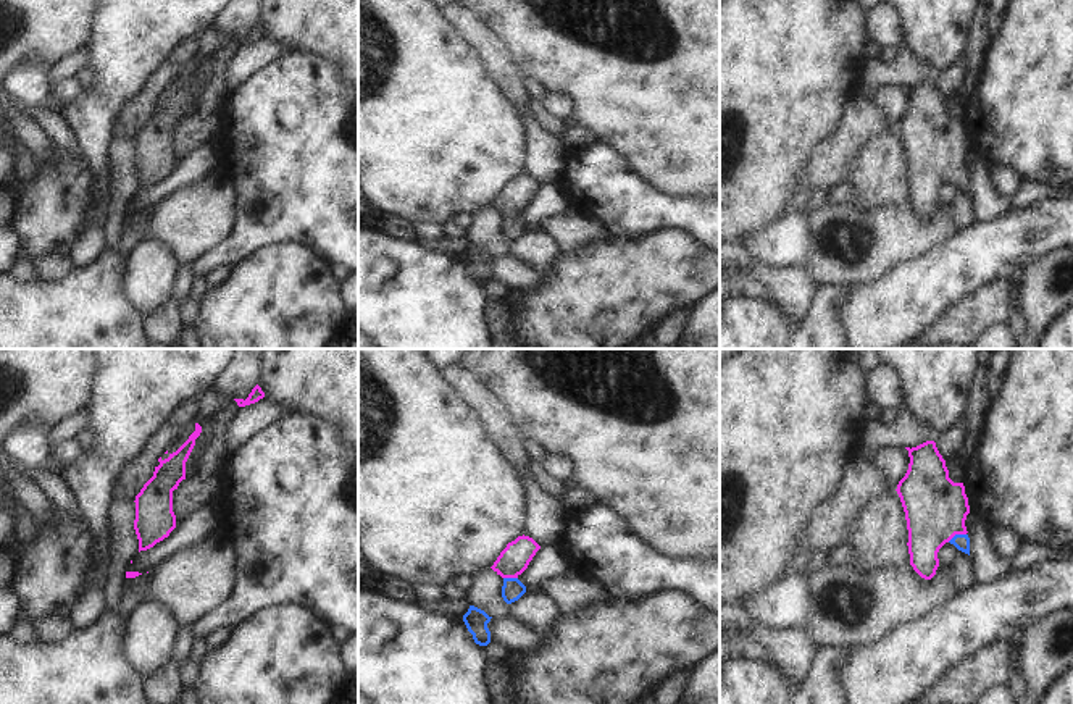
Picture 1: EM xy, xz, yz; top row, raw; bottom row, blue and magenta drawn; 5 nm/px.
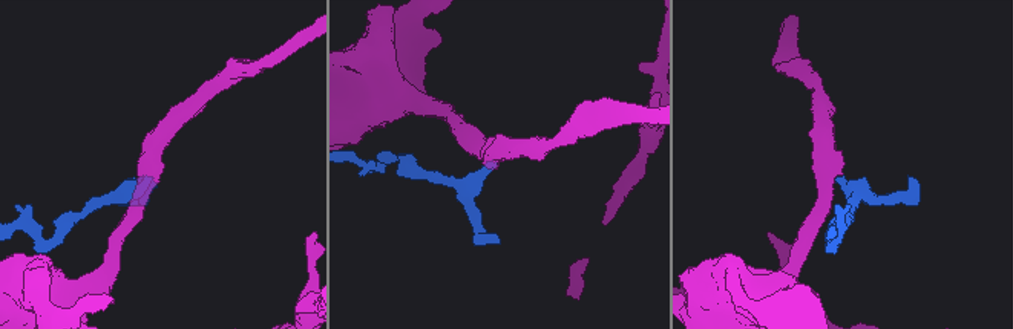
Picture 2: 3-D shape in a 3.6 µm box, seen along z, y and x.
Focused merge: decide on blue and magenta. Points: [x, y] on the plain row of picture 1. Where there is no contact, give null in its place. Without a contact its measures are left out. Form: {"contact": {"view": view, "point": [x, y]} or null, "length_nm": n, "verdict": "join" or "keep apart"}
{"contact": {"view": "yz", "point": [956, 173]}, "length_nm": 100, "verdict": "join"}

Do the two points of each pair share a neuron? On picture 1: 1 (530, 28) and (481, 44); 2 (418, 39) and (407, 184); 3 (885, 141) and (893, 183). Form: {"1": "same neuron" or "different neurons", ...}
{"1": "different neurons", "2": "same neuron", "3": "same neuron"}

